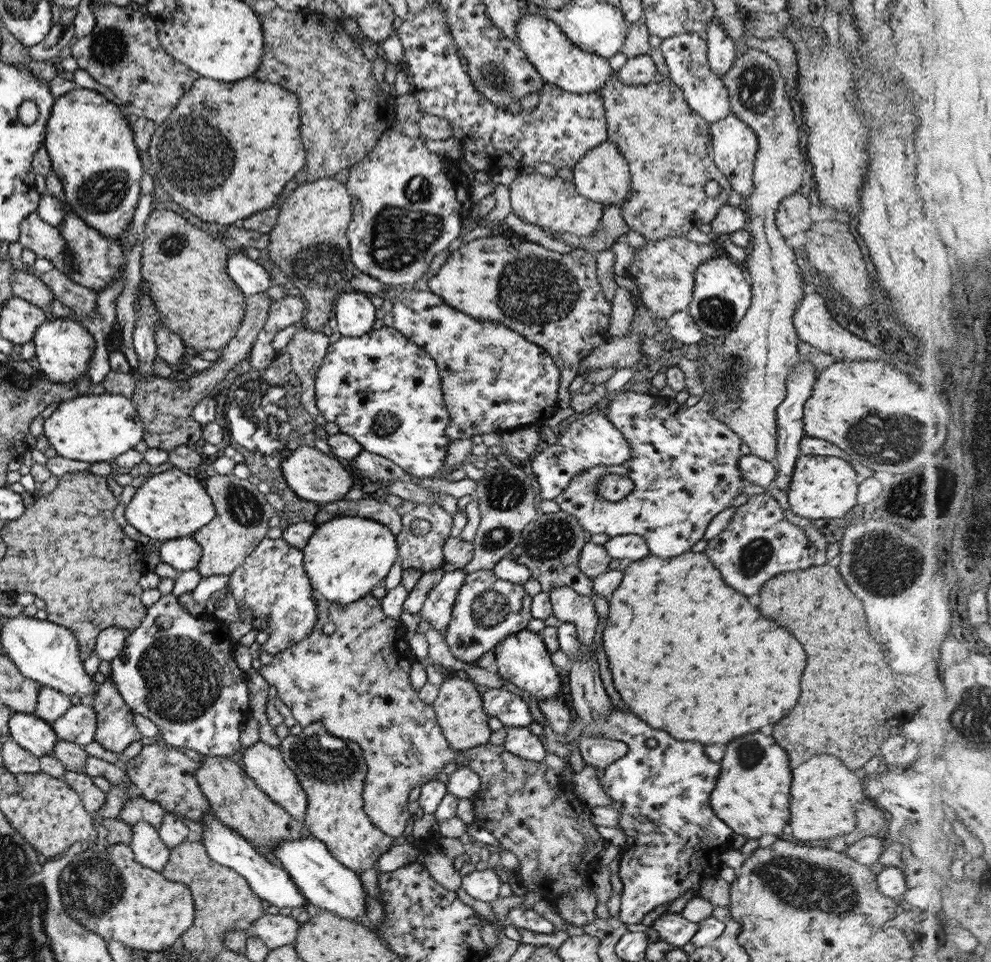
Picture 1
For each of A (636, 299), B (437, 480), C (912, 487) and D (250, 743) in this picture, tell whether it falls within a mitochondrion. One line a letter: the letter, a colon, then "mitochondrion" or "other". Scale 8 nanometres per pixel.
A: other
B: other
C: mitochondrion
D: other

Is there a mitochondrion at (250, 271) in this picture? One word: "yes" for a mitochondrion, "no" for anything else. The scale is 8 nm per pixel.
no

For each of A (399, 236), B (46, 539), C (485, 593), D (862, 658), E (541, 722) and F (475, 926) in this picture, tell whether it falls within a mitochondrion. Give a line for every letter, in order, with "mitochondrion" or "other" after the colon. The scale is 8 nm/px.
A: mitochondrion
B: mitochondrion
C: mitochondrion
D: other
E: other
F: other

